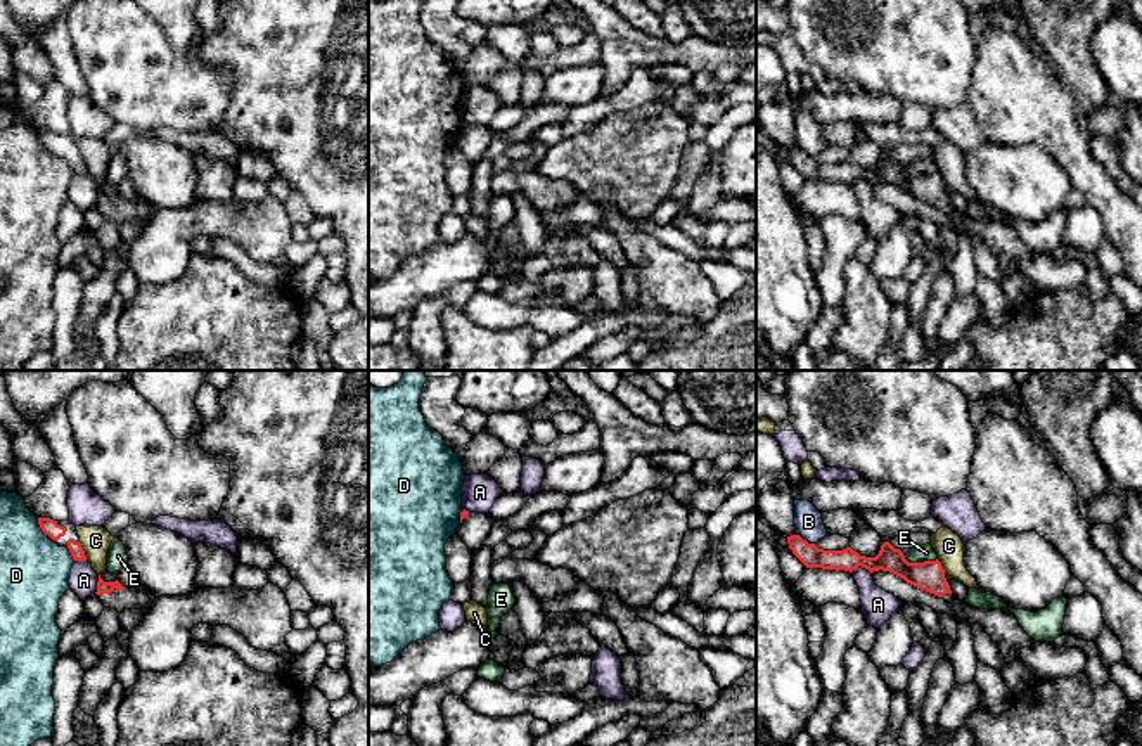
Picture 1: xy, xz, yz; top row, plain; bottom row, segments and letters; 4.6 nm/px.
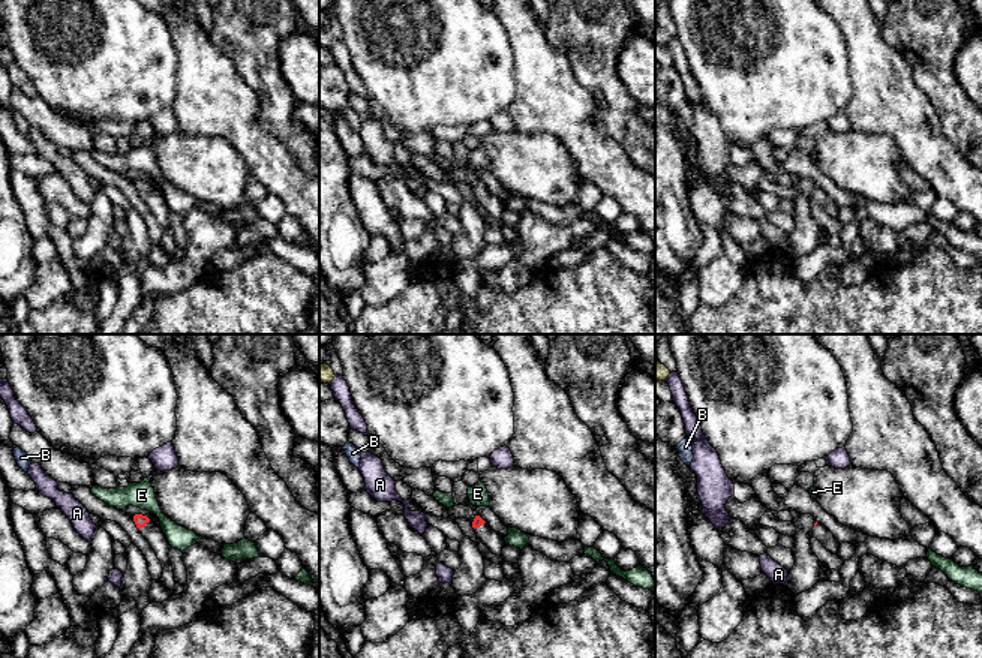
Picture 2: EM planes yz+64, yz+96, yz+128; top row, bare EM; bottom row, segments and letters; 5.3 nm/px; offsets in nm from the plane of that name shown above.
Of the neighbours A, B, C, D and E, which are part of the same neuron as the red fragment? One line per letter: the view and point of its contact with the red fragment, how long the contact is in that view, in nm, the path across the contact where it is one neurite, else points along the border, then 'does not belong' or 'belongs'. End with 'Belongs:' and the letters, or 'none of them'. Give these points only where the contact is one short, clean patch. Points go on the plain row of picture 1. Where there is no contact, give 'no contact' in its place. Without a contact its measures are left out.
A: contact yz (862, 179); length 110 nm; does not belong
B: contact yz (805, 153); length 100 nm; border yz (796, 146), (814, 156); does not belong
C: contact xy (83, 163); length 100 nm; border xy (78, 154), (87, 172); does not belong
D: contact xy (42, 141); length 110 nm; does not belong
E: contact yz (917, 175); length 180 nm; border yz (900, 163), (909, 173), (936, 172); does not belong
Belongs: none of them

